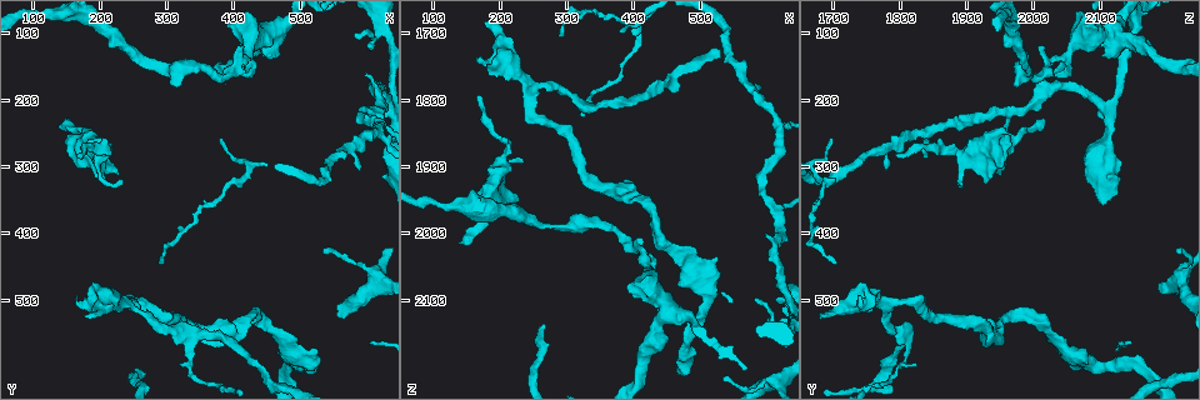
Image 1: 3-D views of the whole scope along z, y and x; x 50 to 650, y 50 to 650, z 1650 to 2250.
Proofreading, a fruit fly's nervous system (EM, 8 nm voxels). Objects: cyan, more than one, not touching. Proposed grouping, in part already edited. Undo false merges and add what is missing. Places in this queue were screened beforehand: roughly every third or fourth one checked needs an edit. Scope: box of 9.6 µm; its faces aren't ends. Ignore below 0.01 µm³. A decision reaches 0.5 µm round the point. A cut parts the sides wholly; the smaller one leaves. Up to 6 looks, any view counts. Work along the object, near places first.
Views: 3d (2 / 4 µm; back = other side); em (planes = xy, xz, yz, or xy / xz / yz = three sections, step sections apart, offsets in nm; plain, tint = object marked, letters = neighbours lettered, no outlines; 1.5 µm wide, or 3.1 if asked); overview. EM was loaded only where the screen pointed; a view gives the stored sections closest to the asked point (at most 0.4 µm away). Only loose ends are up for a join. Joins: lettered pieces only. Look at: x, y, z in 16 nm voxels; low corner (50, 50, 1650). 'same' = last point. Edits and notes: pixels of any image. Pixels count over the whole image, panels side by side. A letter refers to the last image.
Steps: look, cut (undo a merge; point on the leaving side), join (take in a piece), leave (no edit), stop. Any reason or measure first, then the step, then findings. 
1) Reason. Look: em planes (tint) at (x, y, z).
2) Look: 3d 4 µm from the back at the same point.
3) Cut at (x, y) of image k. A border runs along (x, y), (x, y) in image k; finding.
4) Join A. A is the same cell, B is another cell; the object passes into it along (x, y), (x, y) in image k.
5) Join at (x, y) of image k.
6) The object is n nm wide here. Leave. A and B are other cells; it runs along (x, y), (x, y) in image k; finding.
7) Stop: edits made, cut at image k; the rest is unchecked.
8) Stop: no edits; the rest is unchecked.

Free end. Look: 3d 2 µm from the back at (165, 495, 1740).

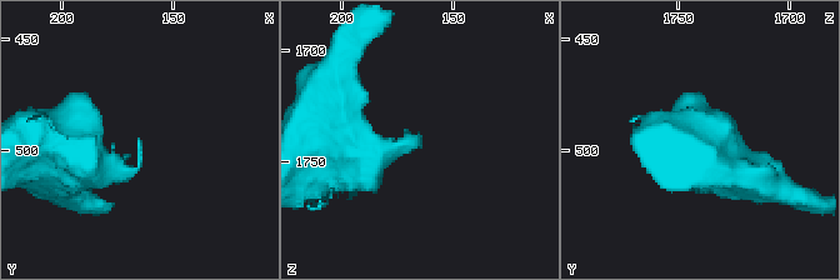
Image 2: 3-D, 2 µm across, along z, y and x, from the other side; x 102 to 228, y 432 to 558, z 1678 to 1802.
Shape alone is not enough. Look: em yz step 8 (letters) at (166, 496, 1739).

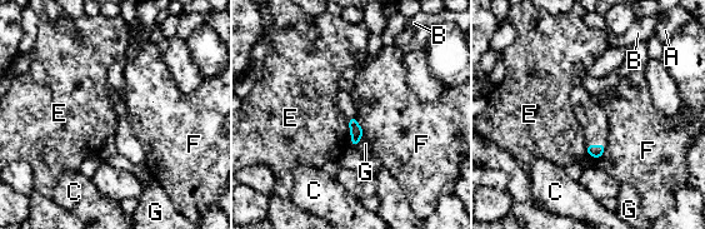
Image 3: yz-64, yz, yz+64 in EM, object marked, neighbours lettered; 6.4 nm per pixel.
Look: em xy step 8 (letters) at the same point.

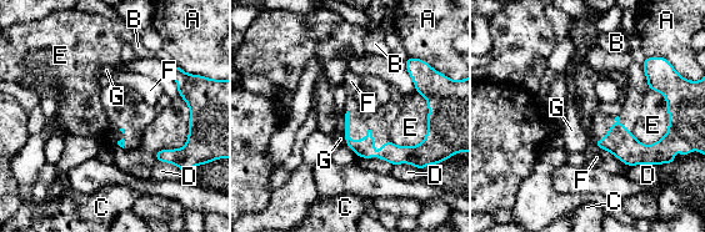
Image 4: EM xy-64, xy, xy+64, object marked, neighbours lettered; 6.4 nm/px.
Leave. A, B, C, D, E, F and G are other cells; it runs along (351, 144), (371, 154), (415, 150) in image 4; none of them fits.

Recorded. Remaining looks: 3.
Thin end. Look: 3d 2 µm from the back at (295, 445, 1710).

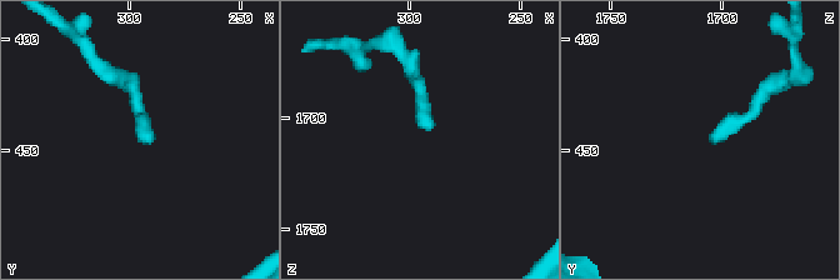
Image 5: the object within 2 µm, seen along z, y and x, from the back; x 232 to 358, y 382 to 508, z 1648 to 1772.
Need the tissue. Look: em yz step 8 (letters) at (291, 445, 1705).

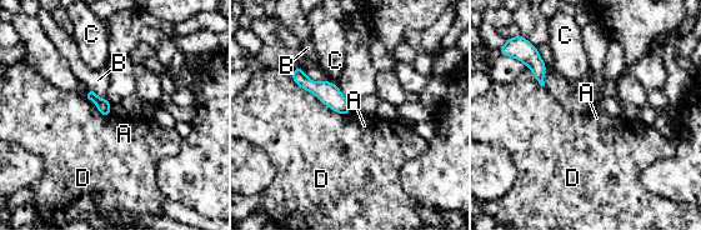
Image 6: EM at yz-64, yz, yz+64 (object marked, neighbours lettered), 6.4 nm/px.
Cut it another way. Look: em planes (letters) at the same point.

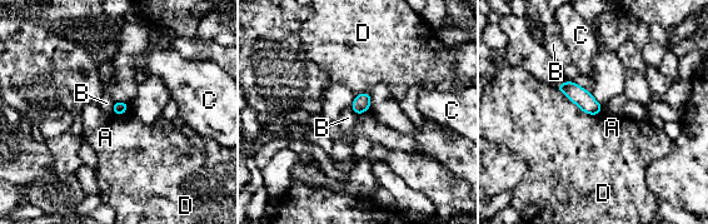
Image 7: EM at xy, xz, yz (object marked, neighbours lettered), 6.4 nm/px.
The longest contact is with D, 320 nm. Leave. A, B, C and D are other cells; a border runs along (125, 112), (114, 115) in image 7; no lettered piece goes on from it.

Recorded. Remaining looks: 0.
Stop: no edits; the rest is unchecked.

